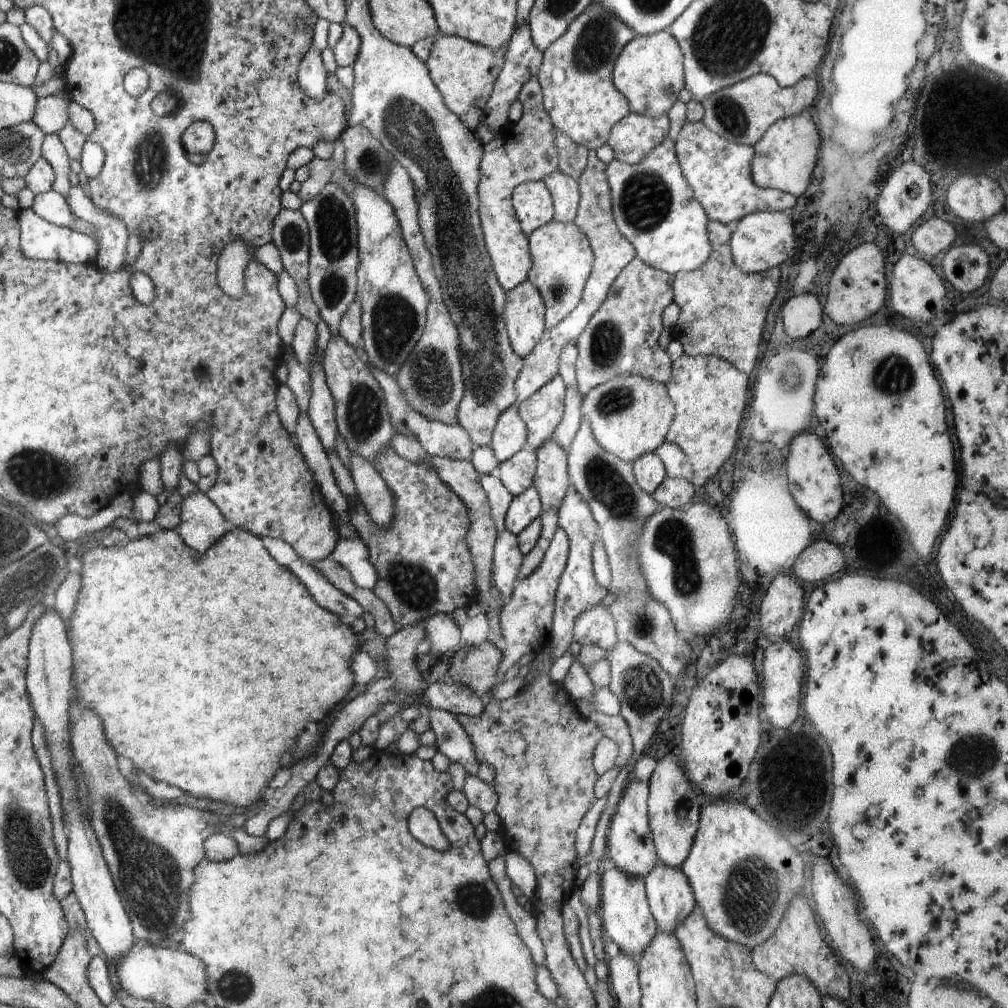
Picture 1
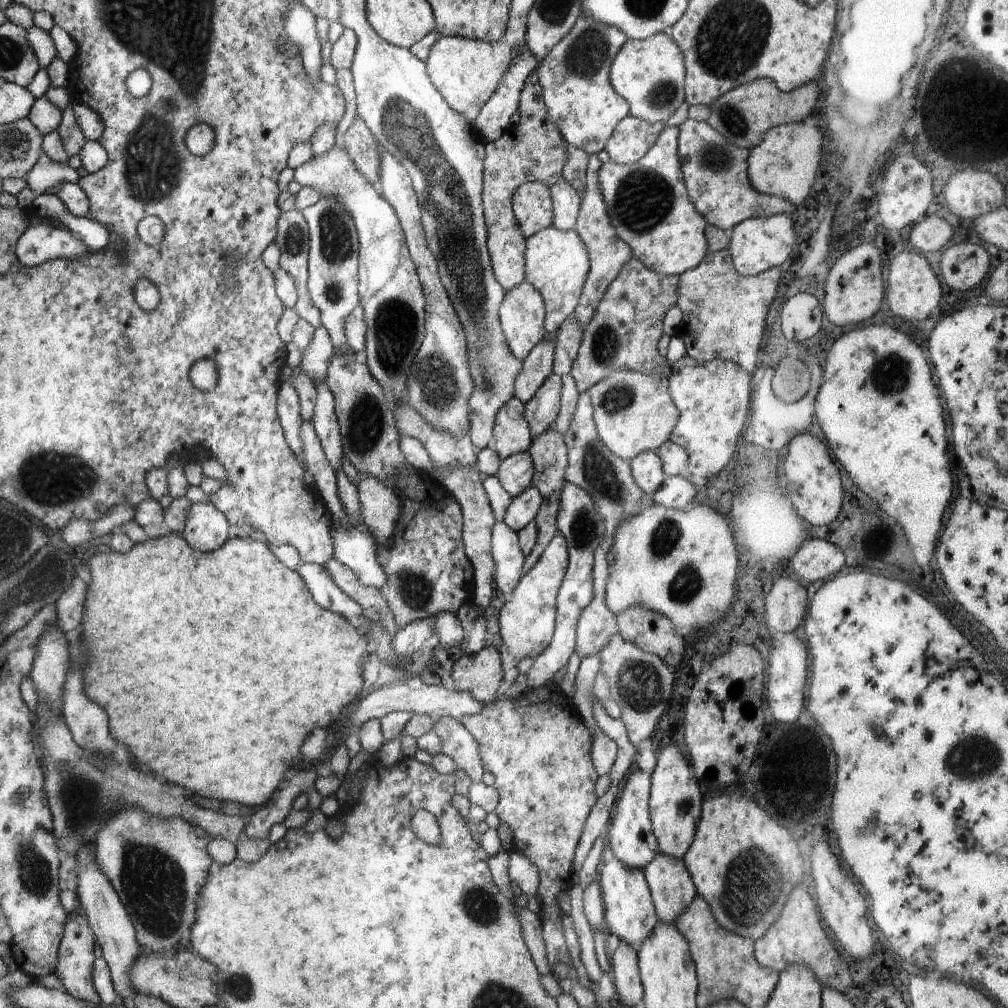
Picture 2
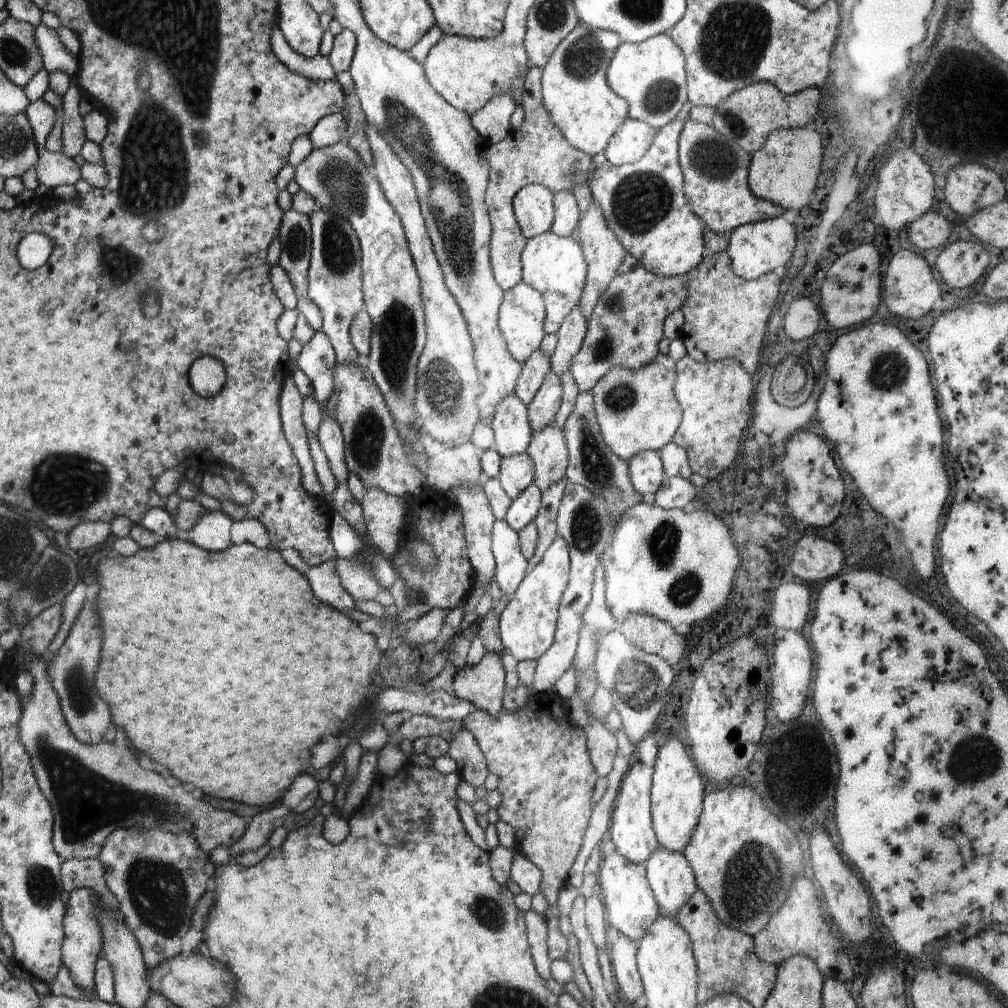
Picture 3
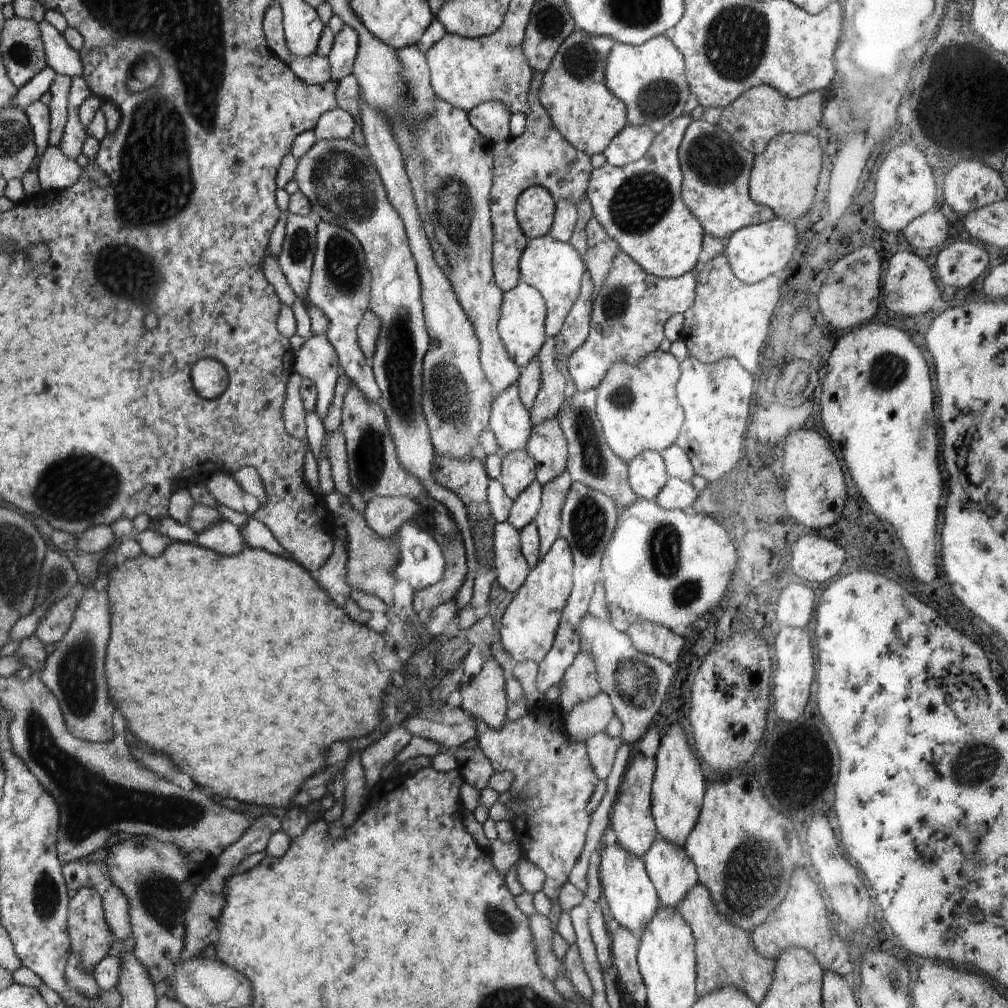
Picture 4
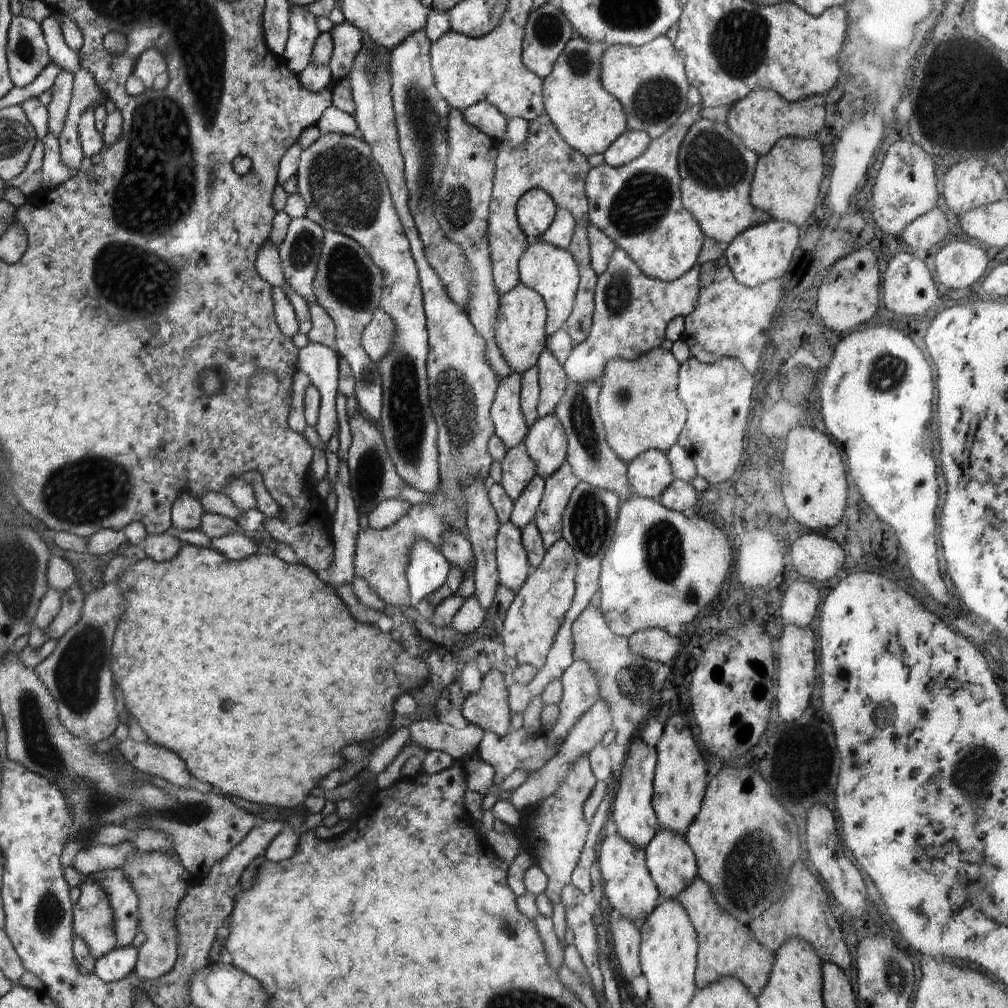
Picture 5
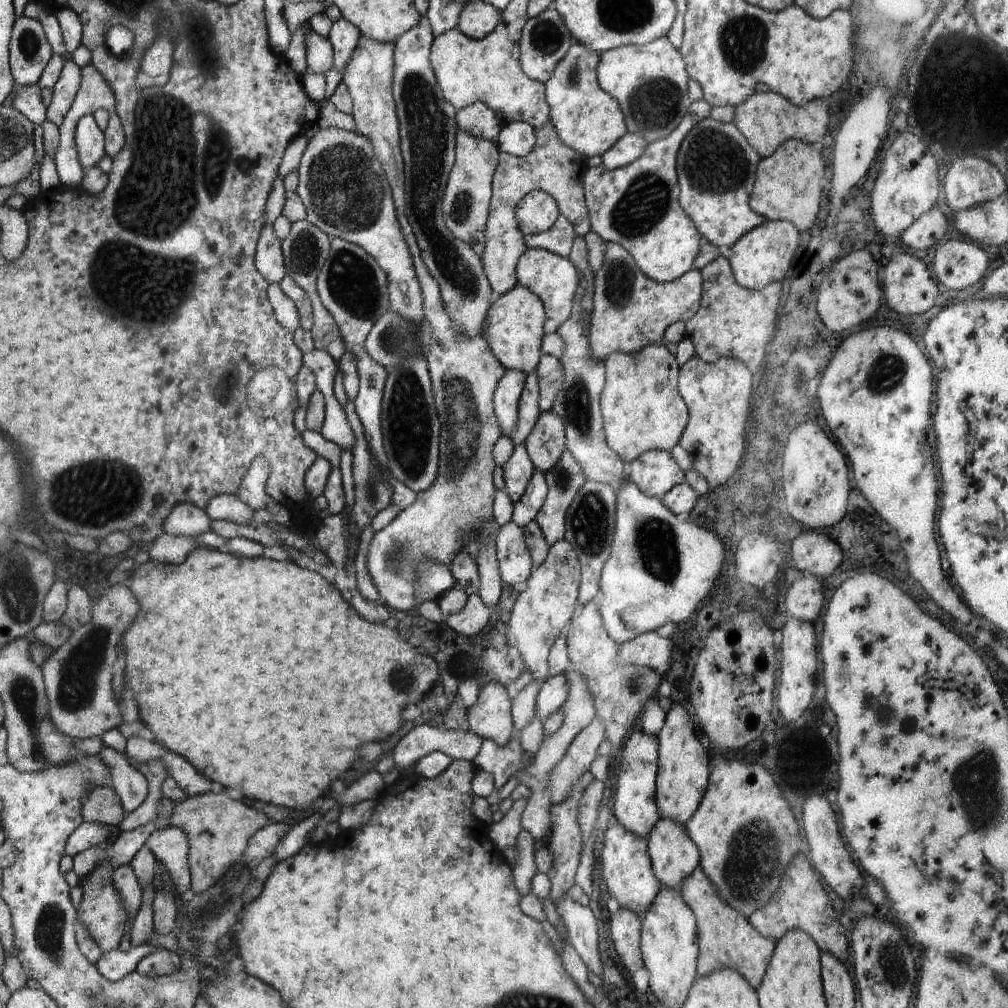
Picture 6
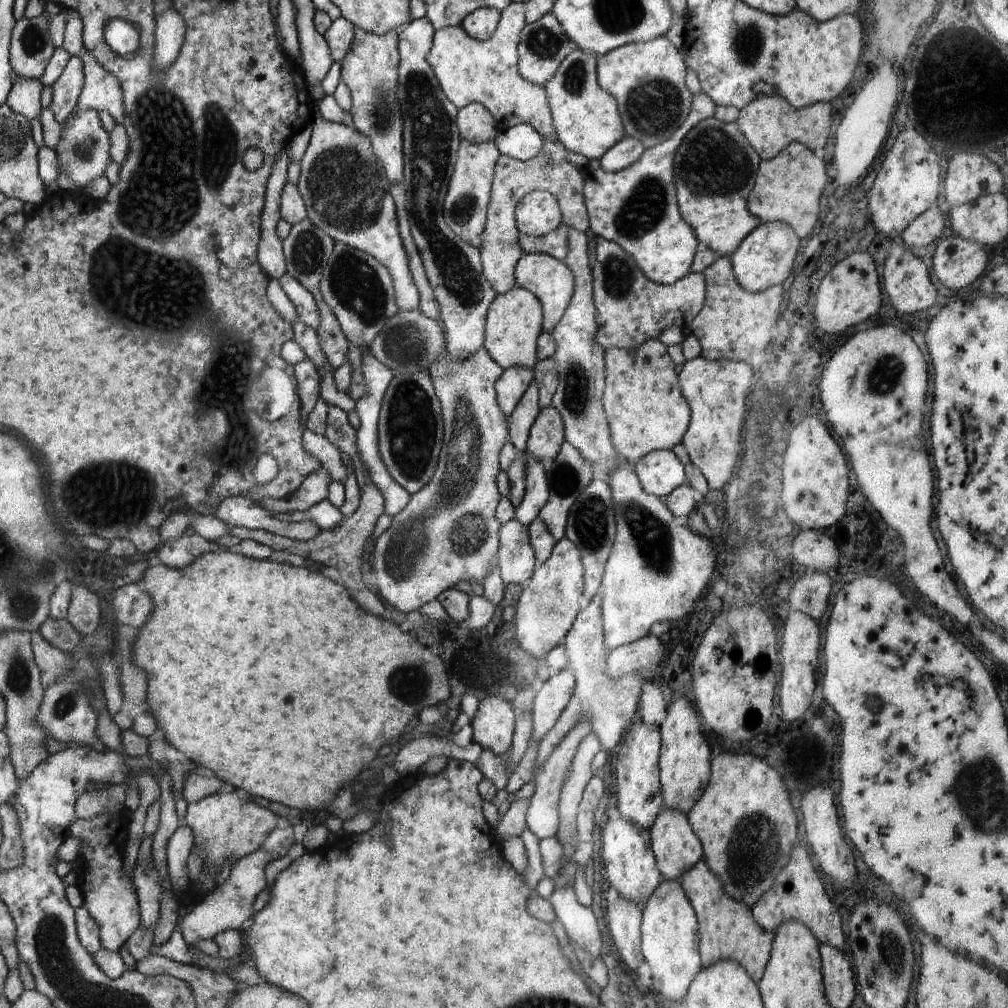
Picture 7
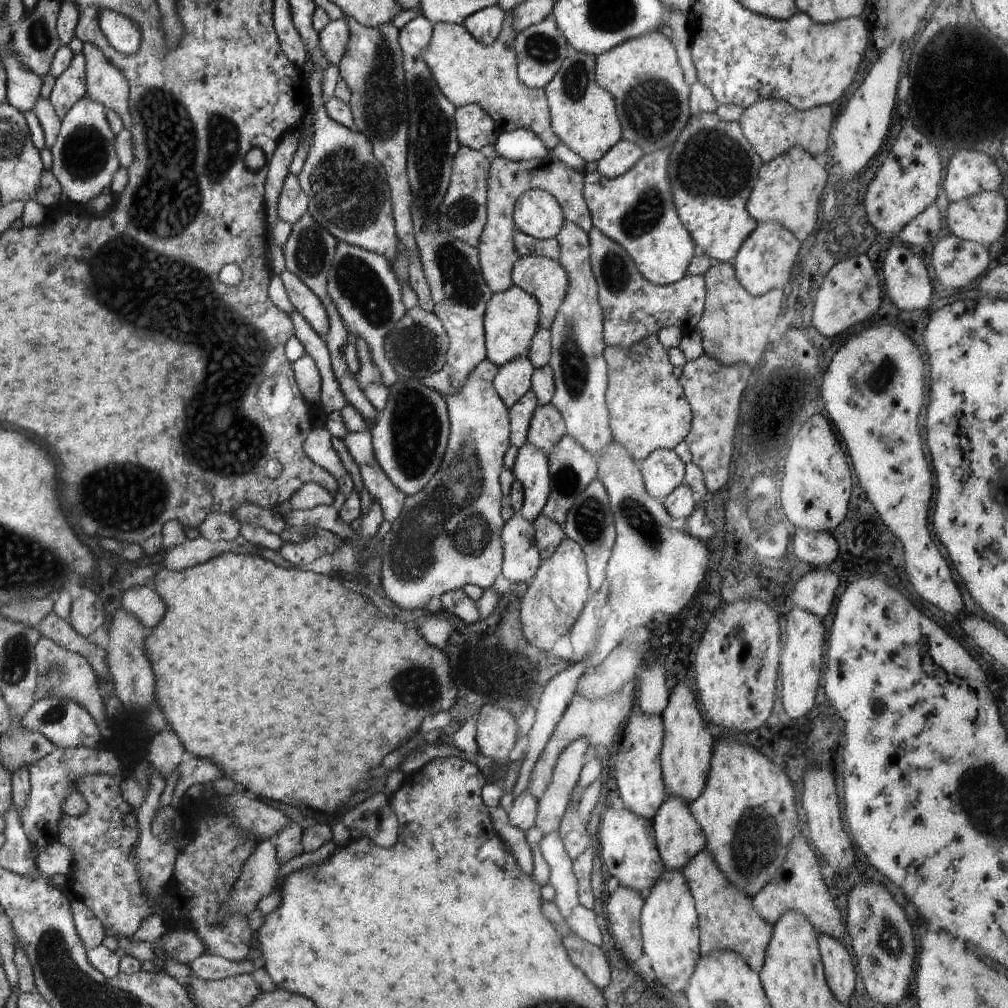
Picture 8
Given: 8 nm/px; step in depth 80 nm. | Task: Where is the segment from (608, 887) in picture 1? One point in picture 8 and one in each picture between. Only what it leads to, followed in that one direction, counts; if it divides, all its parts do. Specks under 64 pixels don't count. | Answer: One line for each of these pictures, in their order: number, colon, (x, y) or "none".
2: (629, 911)
3: (630, 905)
4: (632, 898)
5: (629, 889)
6: (626, 868)
7: (627, 854)
8: (628, 849)

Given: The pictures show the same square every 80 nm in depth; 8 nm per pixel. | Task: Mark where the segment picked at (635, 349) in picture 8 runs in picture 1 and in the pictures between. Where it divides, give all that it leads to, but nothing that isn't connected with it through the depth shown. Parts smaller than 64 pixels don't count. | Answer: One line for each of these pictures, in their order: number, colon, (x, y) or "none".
1: (629, 415)
2: (633, 412)
3: (636, 409)
4: (637, 406)
5: (638, 406)
6: (642, 410)
7: (645, 410)

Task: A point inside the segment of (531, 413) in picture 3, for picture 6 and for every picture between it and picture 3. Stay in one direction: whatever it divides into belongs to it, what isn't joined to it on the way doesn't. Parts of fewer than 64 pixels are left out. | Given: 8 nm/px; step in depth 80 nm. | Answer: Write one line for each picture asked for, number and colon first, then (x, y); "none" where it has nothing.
4: (550, 398)
5: (553, 381)
6: (550, 373)

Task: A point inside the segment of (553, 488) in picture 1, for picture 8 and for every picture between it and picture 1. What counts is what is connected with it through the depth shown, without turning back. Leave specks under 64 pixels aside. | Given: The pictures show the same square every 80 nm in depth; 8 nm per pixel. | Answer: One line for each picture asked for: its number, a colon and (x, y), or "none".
2: (549, 451)
3: (547, 448)
4: (547, 445)
5: (546, 444)
6: (545, 445)
7: (547, 435)
8: (547, 427)

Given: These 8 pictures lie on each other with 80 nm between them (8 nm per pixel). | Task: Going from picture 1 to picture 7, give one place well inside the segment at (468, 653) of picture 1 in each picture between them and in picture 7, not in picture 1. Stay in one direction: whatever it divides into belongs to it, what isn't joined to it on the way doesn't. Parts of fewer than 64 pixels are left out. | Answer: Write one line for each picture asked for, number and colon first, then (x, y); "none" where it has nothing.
2: (480, 676)
3: (483, 685)
4: (484, 697)
5: (488, 708)
6: (490, 717)
7: (493, 726)

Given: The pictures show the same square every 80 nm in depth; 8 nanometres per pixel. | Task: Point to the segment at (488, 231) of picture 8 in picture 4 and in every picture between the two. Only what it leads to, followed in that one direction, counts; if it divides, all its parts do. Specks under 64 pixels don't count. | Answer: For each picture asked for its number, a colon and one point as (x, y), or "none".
4: (541, 156)
5: (546, 161)
6: (550, 165)
7: (550, 170)

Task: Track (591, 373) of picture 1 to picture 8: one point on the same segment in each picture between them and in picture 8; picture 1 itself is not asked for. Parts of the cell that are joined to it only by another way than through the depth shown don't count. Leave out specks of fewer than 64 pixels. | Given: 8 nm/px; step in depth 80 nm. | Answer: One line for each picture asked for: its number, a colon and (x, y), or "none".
2: (622, 335)
3: (625, 327)
4: (629, 313)
5: (632, 310)
6: (630, 311)
7: (630, 309)
8: (633, 308)

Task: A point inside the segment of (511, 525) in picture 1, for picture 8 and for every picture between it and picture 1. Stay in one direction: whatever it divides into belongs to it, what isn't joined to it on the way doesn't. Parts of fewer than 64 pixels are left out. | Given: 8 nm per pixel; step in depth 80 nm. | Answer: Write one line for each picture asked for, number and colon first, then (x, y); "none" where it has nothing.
2: (523, 509)
3: (522, 510)
4: (524, 508)
5: (525, 508)
6: (526, 509)
7: (537, 492)
8: (531, 467)

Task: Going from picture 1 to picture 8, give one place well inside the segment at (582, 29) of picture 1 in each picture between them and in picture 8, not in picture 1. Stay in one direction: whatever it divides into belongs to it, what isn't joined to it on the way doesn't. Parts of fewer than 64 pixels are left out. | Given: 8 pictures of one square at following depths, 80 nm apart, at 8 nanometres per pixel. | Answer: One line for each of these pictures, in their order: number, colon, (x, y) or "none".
2: (580, 101)
3: (575, 91)
4: (573, 91)
5: (589, 119)
6: (587, 119)
7: (586, 119)
8: (583, 115)

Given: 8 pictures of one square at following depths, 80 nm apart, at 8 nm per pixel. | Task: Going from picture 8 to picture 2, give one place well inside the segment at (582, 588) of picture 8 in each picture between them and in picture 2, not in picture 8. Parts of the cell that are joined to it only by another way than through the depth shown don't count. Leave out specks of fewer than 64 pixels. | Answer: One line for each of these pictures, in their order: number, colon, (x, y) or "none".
2: (527, 621)
3: (527, 625)
4: (528, 626)
5: (530, 624)
6: (544, 608)
7: (551, 600)

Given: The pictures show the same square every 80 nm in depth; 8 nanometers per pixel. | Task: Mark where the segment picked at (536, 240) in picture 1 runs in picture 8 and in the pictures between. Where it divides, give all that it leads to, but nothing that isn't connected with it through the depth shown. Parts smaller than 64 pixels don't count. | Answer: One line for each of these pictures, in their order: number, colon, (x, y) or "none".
2: (556, 262)
3: (555, 266)
4: (555, 269)
5: (552, 272)
6: (555, 280)
7: (551, 281)
8: (545, 279)

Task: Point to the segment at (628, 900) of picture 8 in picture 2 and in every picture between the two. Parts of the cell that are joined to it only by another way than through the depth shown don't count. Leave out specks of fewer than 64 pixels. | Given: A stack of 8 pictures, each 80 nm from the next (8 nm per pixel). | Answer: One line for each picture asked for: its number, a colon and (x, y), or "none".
2: (630, 991)
3: (622, 954)
4: (624, 945)
5: (626, 937)
6: (625, 928)
7: (624, 917)

